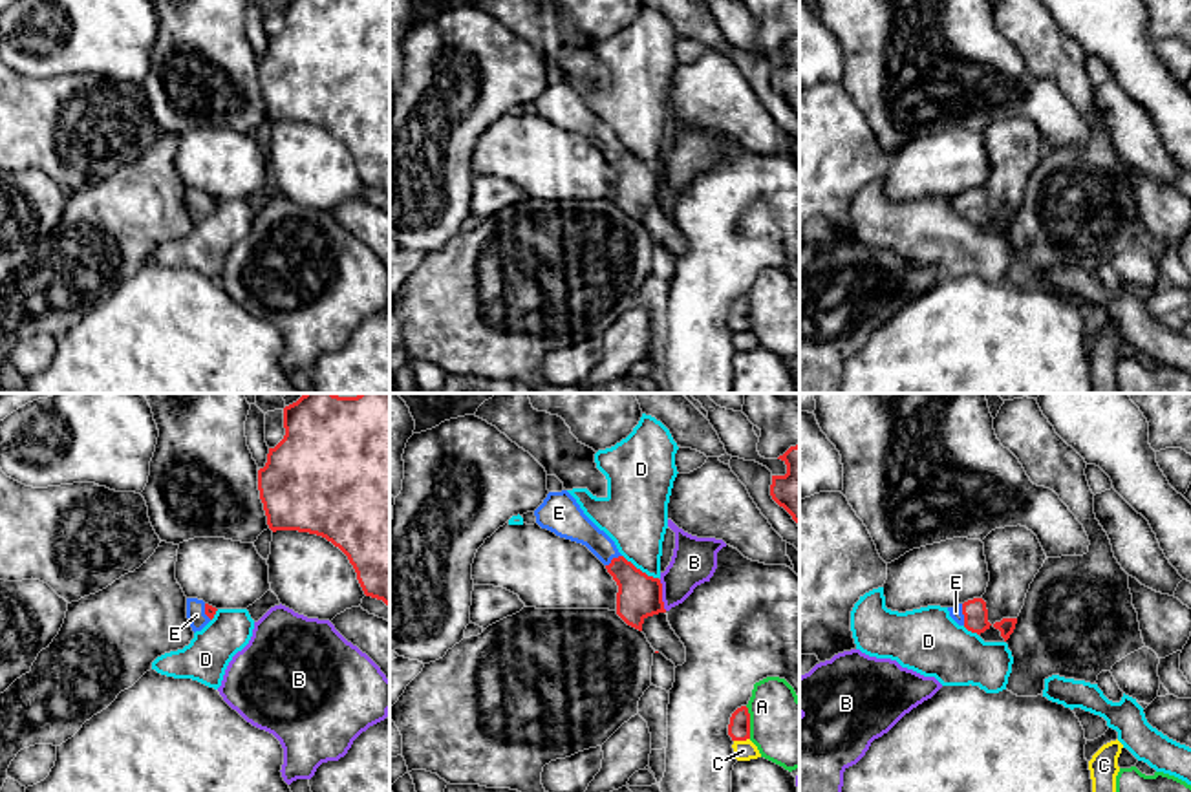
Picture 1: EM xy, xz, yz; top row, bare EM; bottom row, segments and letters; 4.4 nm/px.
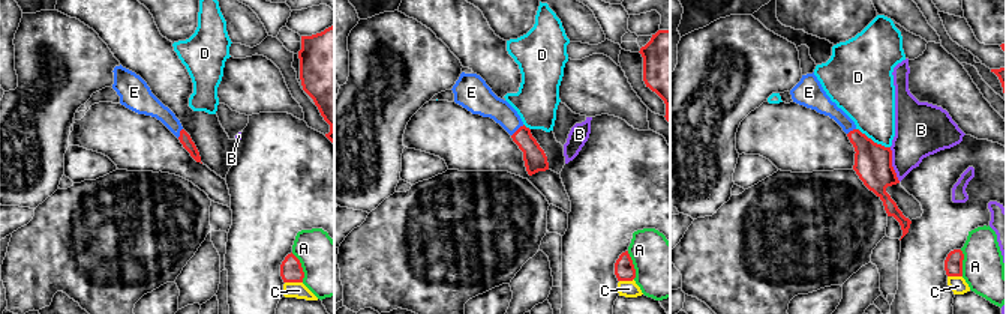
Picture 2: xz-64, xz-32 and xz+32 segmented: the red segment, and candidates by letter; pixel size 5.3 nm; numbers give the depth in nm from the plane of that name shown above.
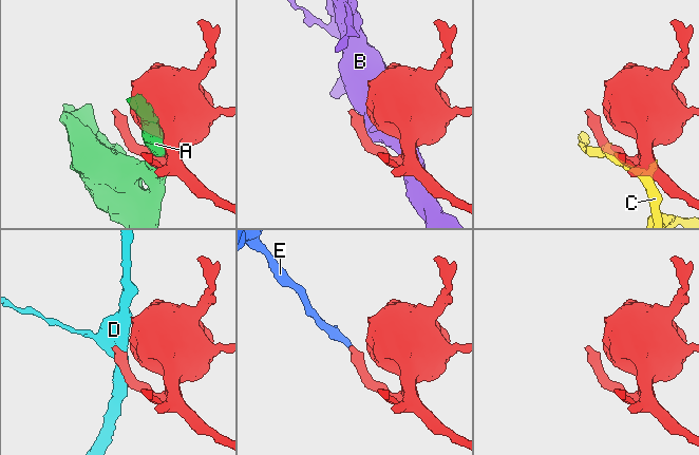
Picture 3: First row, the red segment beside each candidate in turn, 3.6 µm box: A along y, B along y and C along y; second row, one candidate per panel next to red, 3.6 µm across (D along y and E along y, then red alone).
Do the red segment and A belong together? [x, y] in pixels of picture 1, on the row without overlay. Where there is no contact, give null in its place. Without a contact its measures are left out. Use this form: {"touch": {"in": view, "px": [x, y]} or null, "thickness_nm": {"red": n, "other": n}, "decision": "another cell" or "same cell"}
{"touch": {"in": "xz", "px": [749, 313]}, "thickness_nm": {"red": 100, "other": 300}, "decision": "another cell"}

